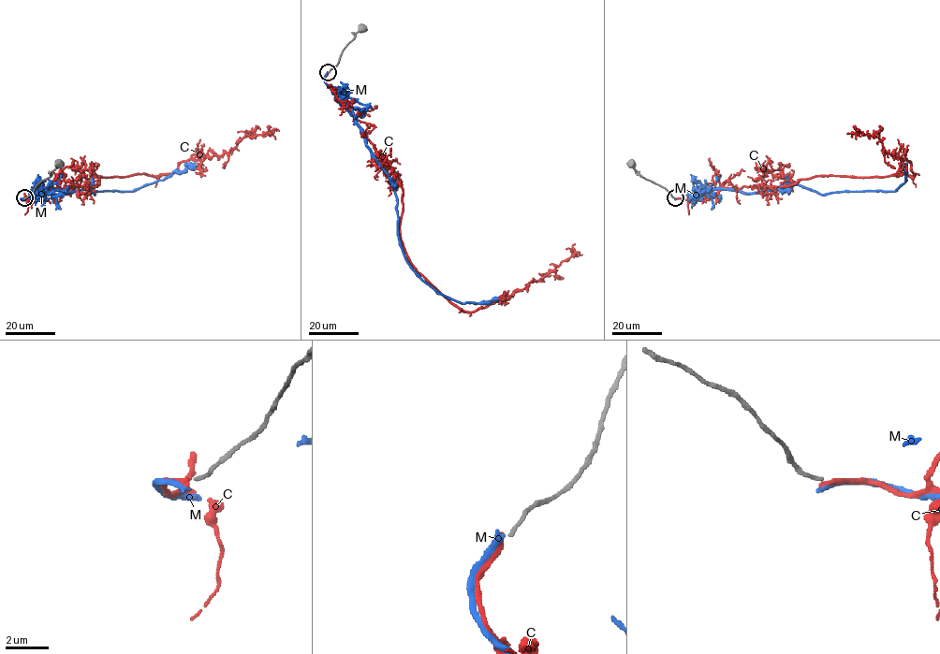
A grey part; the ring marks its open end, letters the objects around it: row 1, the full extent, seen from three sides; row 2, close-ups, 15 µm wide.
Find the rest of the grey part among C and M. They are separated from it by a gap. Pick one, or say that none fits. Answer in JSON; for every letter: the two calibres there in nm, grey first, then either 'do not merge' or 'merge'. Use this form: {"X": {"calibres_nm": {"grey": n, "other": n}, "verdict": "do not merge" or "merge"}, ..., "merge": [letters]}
{"C": {"calibres_nm": {"grey": 160, "other": 260}, "verdict": "do not merge"}, "M": {"calibres_nm": {"grey": 160, "other": 280}, "verdict": "do not merge"}, "merge": []}

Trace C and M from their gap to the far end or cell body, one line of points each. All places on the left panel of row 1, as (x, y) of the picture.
C: (24, 198), (95, 186), (96, 176), (171, 174), (263, 137)
M: (24, 198), (41, 191), (71, 193), (92, 185), (95, 195), (133, 191), (188, 165), (195, 167)

